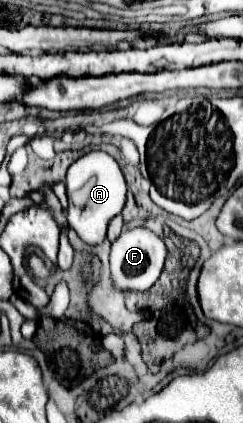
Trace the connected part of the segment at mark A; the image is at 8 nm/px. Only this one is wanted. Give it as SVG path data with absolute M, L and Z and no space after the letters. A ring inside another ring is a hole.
M90 151L68 169L66 177L68 191L68 225L78 233L86 245L100 245L106 239L106 227L114 215L118 215L126 201L126 181L114 157L104 151Z

